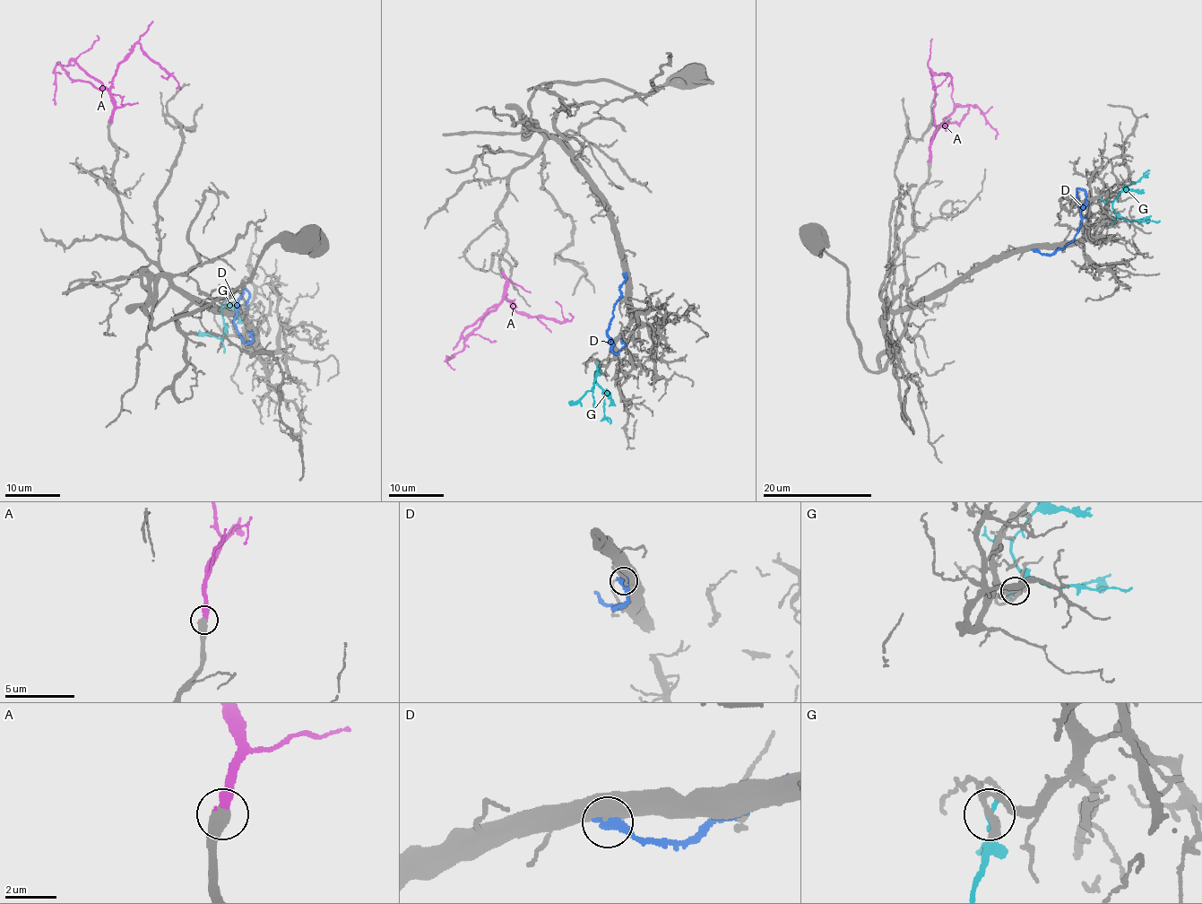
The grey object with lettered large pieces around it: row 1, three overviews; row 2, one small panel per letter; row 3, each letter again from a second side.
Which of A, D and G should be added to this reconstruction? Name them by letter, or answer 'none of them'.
A

